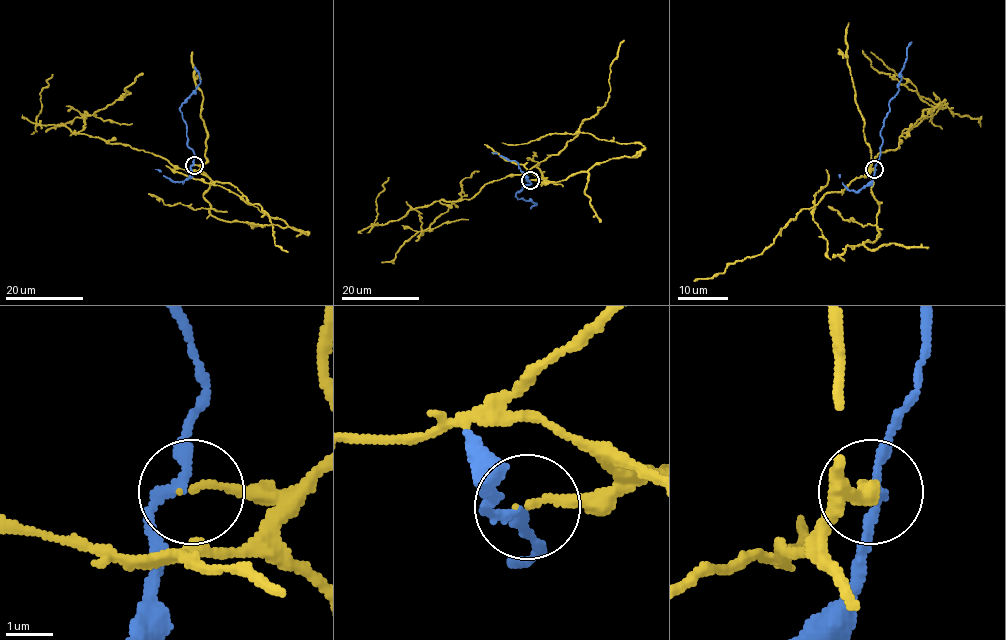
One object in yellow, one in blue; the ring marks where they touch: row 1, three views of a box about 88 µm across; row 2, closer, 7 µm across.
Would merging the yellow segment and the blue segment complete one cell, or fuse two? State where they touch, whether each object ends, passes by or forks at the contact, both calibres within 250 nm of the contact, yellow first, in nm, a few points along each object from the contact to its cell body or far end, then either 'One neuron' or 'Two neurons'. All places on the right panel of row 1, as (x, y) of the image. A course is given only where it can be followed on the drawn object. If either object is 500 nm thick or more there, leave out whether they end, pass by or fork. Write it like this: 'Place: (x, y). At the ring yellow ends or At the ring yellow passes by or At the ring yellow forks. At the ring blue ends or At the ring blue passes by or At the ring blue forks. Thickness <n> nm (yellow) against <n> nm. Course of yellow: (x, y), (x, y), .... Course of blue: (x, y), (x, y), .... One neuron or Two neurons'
Place: (874, 169). At the ring yellow ends. At the ring blue passes by. Thickness 150 nm (yellow) against 200 nm. Course of yellow: (874, 169), (865, 176), (879, 152), (899, 146), (924, 110), (939, 106), (880, 73), (863, 50). Course of blue: (874, 169), (883, 141), (880, 135), (883, 120), (889, 111), (889, 101), (898, 90), (907, 48), (912, 42). Two neurons

